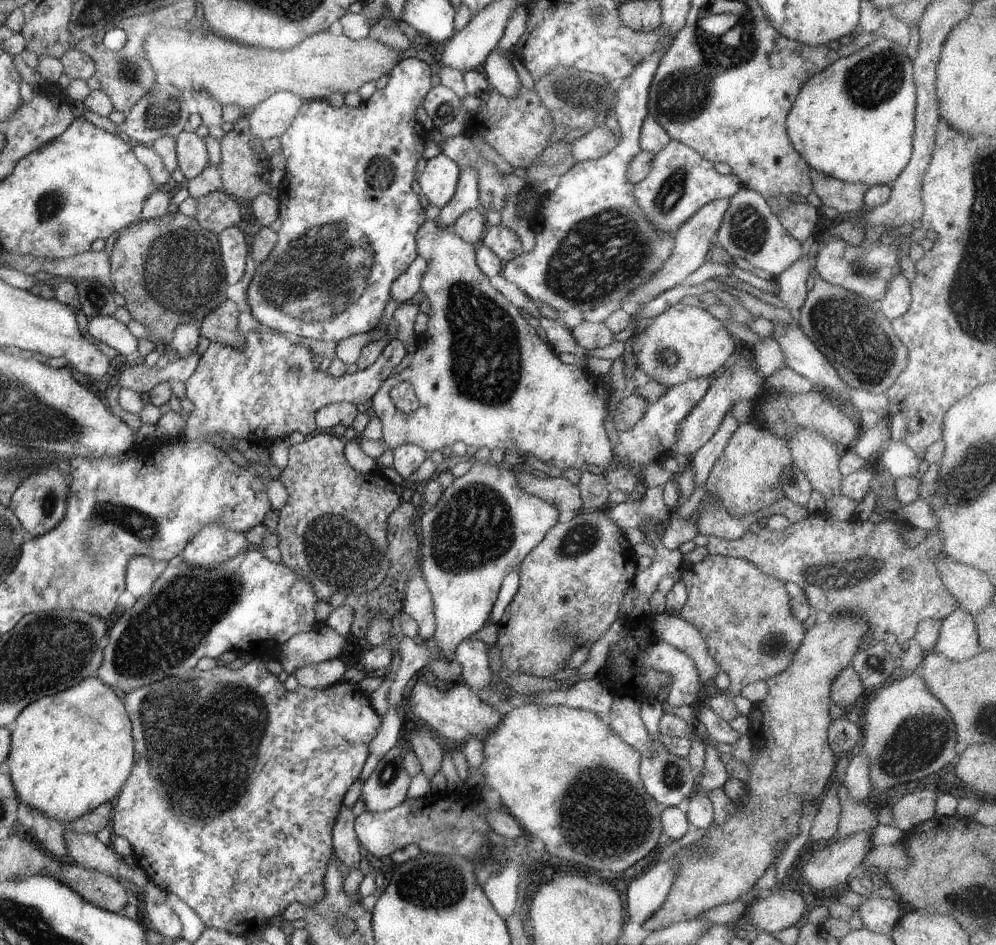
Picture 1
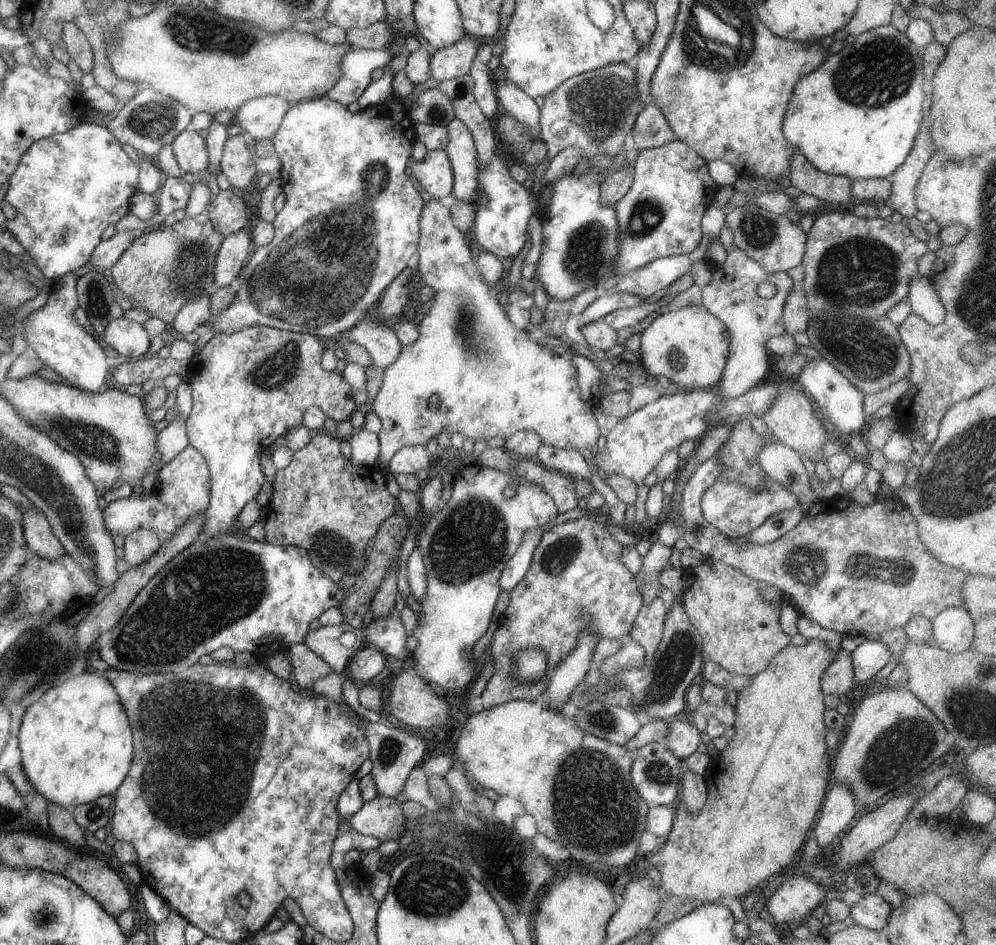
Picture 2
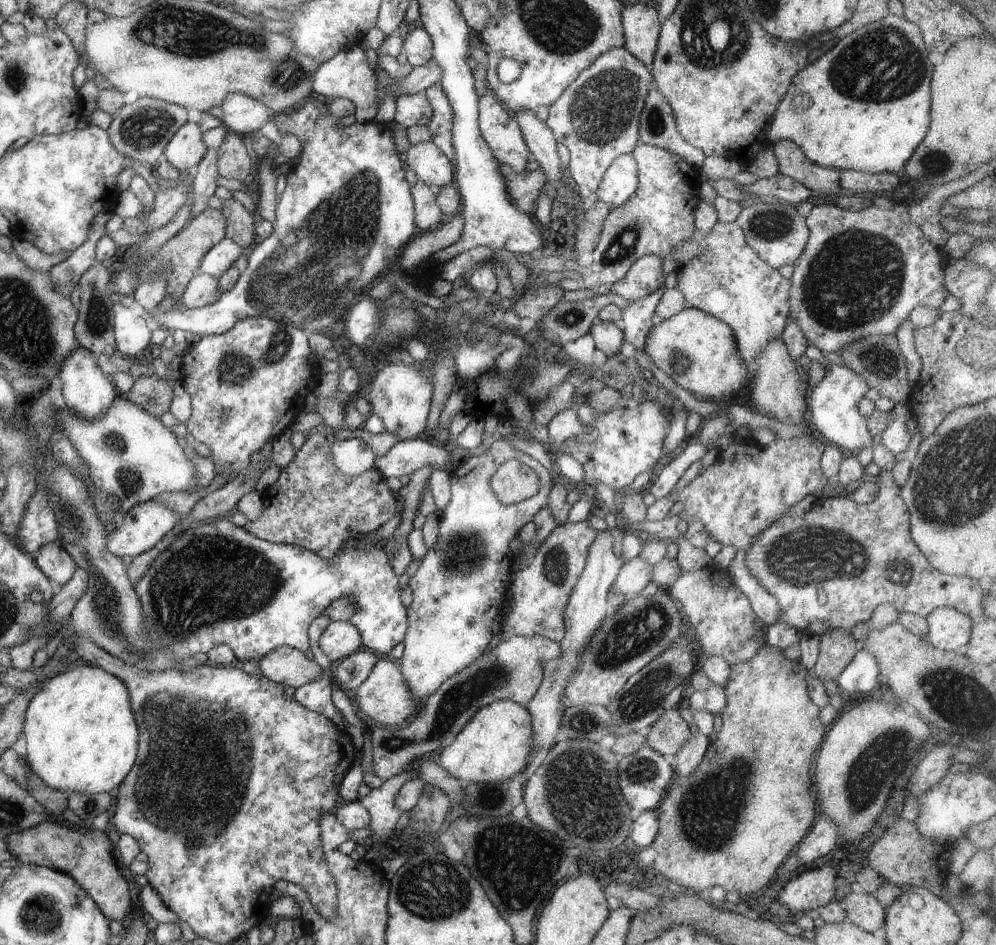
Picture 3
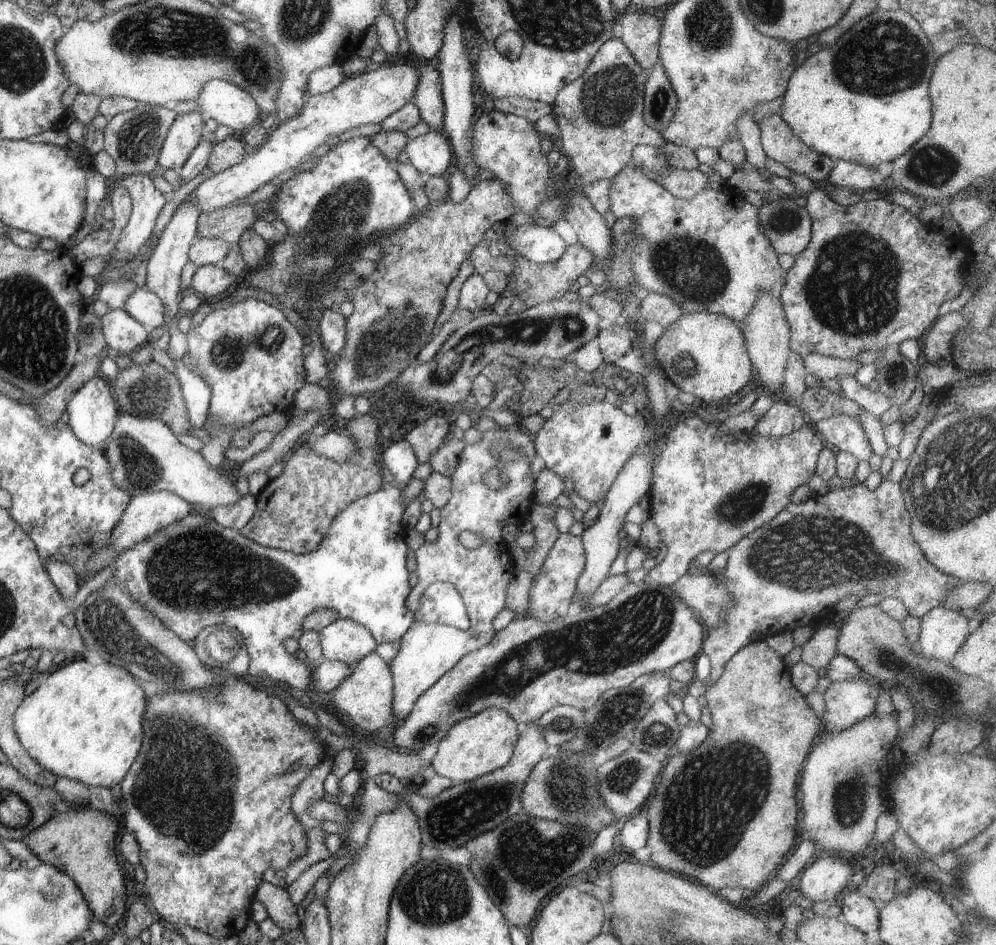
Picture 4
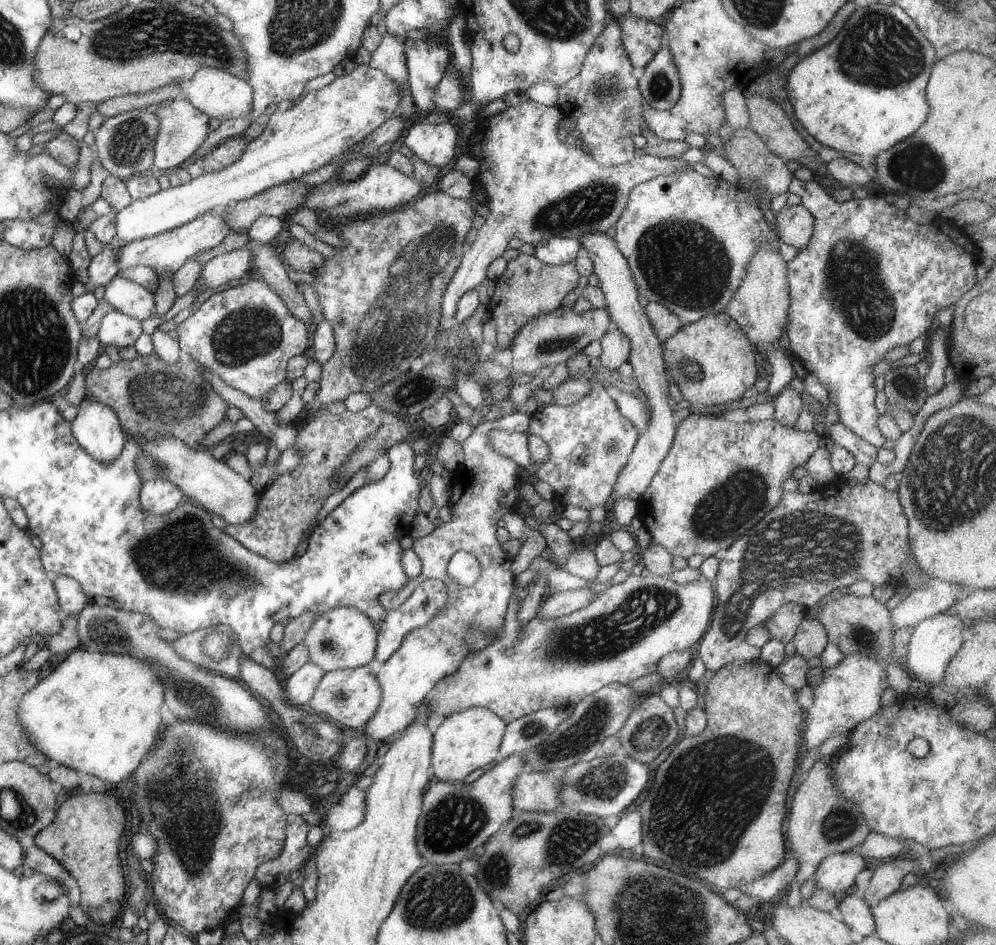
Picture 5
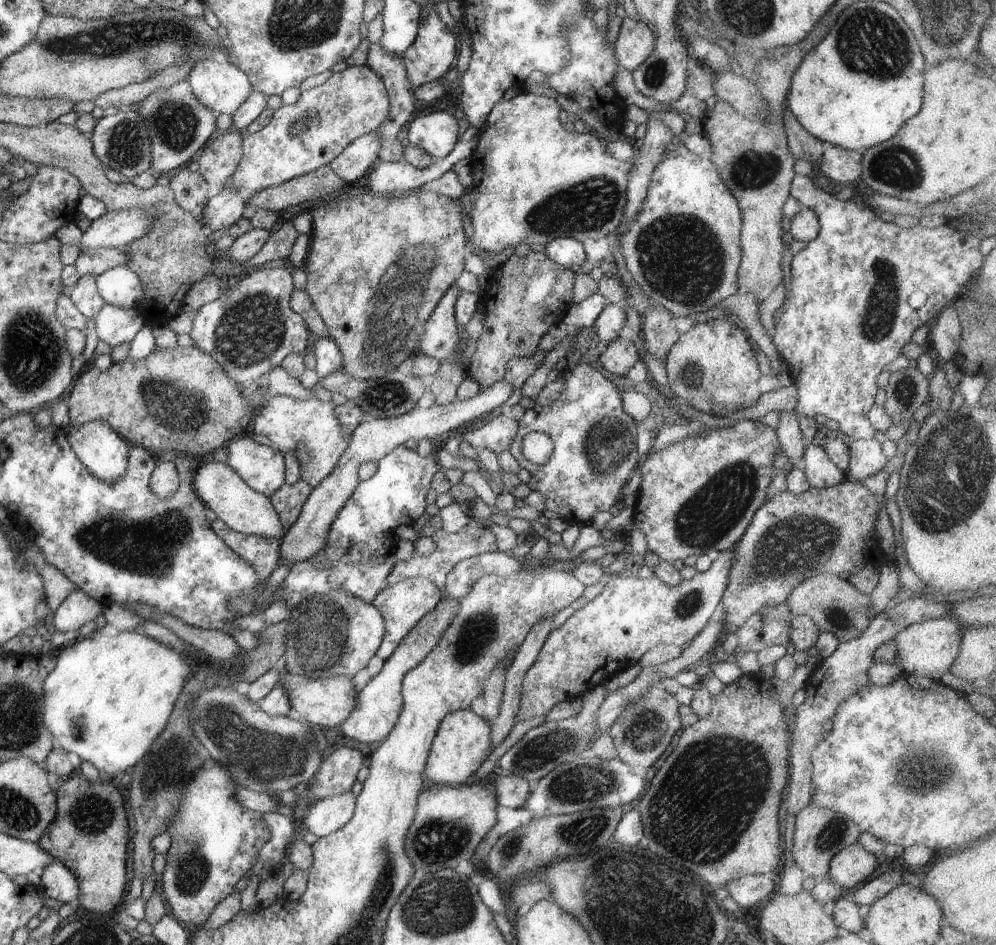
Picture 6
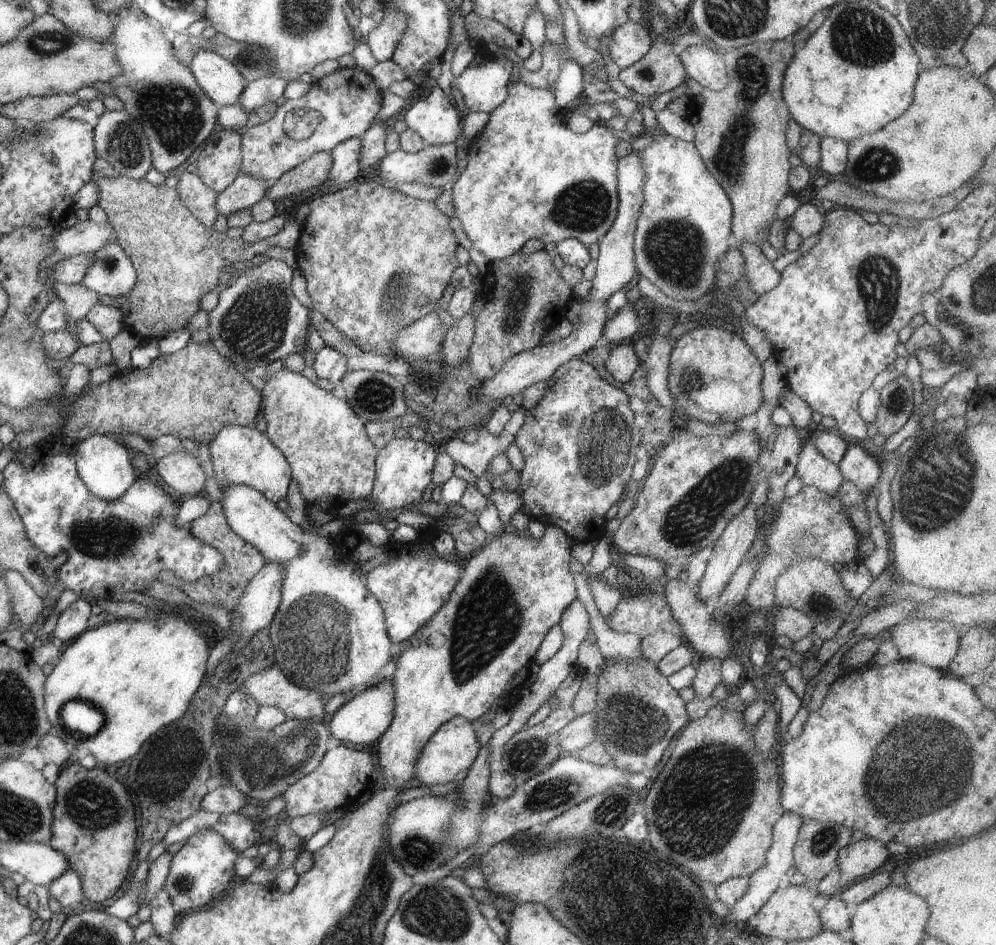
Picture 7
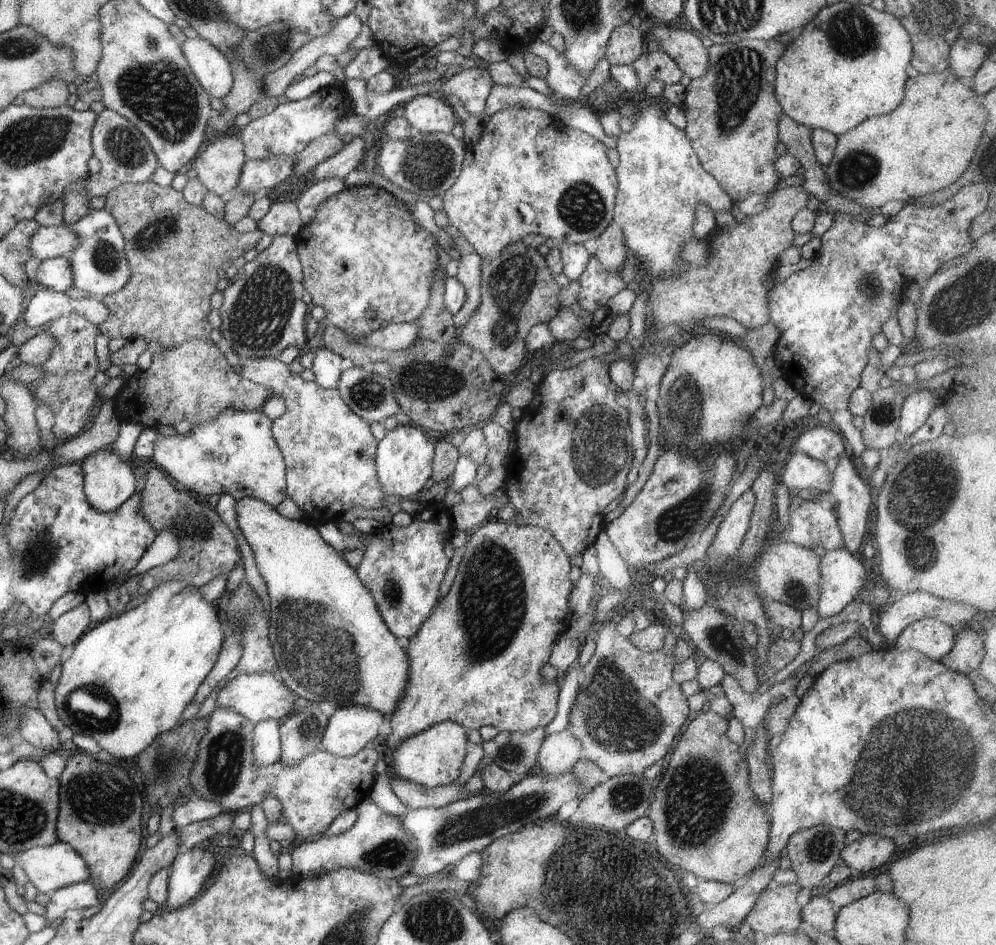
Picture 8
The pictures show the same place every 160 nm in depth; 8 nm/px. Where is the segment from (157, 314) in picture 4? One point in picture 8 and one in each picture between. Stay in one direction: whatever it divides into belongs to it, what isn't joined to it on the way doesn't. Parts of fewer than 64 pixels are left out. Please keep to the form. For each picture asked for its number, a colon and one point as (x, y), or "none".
5: (132, 299)
6: (120, 286)
7: (112, 272)
8: (99, 264)

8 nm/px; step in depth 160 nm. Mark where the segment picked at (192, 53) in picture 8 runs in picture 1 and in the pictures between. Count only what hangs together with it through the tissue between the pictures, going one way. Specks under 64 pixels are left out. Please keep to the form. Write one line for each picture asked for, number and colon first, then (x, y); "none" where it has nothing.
1: (272, 117)
2: (261, 117)
3: (243, 115)
4: (228, 104)
5: (220, 95)
6: (220, 86)
7: (219, 78)

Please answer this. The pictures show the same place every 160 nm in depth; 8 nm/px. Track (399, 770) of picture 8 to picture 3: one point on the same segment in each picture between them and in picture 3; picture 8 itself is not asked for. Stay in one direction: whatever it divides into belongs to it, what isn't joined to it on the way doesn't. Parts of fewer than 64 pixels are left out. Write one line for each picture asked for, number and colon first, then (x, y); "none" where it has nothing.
3: (495, 744)
4: (480, 744)
5: (465, 742)
6: (463, 742)
7: (447, 756)

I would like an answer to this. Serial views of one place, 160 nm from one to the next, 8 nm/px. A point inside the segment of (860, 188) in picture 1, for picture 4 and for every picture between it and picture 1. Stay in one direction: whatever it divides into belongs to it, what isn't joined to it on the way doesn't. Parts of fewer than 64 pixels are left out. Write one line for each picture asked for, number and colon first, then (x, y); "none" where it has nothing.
2: (835, 189)
3: (793, 163)
4: (779, 143)

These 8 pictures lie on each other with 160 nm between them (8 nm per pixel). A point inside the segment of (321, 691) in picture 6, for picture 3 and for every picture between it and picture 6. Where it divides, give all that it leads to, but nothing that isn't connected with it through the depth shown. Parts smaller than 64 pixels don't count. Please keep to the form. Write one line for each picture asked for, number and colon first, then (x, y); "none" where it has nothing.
3: (383, 699)
4: (366, 696)
5: (349, 697)

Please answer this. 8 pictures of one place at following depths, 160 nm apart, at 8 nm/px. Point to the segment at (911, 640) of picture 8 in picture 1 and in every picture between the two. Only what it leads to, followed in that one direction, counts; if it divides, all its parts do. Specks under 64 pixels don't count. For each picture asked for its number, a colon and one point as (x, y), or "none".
1: (958, 640)
2: (953, 629)
3: (949, 629)
4: (944, 630)
5: (935, 640)
6: (926, 649)
7: (934, 643)

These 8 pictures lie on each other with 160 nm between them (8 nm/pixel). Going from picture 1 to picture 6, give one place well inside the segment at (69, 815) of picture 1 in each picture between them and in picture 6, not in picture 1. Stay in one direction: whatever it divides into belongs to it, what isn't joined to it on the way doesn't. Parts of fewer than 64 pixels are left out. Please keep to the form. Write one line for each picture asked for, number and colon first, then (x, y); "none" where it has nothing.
2: (76, 740)
3: (81, 736)
4: (84, 722)
5: (99, 713)
6: (108, 698)

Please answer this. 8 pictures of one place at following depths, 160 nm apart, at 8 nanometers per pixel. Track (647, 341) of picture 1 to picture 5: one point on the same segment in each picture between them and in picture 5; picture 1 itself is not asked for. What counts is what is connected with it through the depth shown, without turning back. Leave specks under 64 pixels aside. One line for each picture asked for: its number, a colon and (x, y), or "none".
2: (689, 346)
3: (698, 351)
4: (703, 353)
5: (711, 361)

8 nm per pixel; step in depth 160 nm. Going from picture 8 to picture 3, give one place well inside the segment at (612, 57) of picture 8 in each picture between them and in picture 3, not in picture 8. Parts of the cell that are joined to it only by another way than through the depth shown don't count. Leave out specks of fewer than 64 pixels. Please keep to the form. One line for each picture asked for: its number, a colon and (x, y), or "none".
3: (641, 23)
4: (641, 30)
5: (642, 38)
6: (636, 41)
7: (629, 42)

